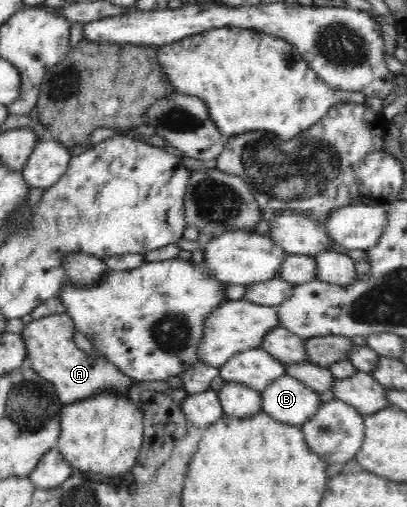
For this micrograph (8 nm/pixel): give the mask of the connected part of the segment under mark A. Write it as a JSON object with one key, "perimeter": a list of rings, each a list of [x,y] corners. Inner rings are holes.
{"perimeter":[[[66,312],[29,322],[21,333],[27,350],[26,364],[43,379],[54,384],[62,404],[79,401],[107,390],[123,394],[123,396],[127,395],[132,378],[123,374],[107,358],[87,354],[77,348],[73,342],[75,330],[77,329],[74,321]]]}

